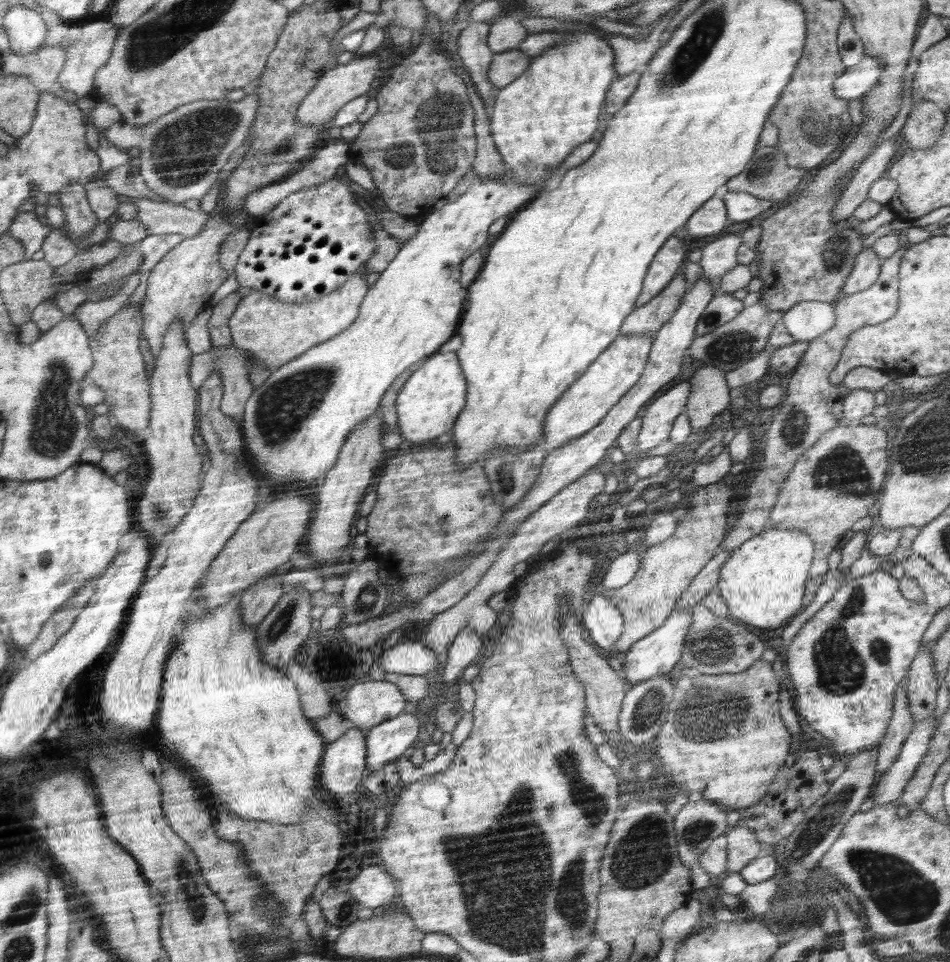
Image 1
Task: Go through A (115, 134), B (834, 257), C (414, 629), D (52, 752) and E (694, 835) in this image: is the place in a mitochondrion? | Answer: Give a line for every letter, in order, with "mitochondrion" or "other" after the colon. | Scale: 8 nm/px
A: other
B: mitochondrion
C: other
D: other
E: mitochondrion

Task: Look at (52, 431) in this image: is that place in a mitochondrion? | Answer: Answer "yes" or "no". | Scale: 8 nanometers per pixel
yes

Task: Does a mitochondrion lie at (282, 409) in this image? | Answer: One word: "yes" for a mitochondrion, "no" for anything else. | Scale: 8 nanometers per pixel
yes

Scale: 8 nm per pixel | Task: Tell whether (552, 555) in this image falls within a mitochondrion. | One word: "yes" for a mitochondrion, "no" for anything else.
no

